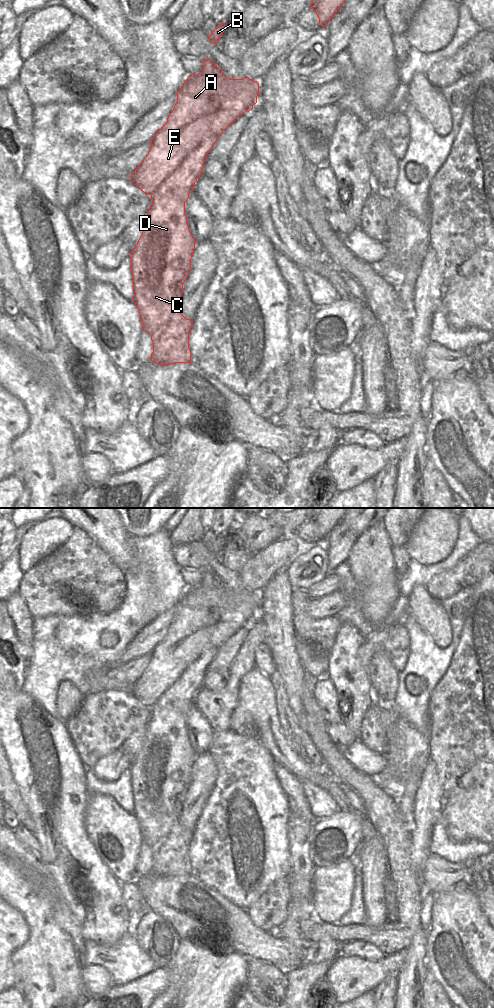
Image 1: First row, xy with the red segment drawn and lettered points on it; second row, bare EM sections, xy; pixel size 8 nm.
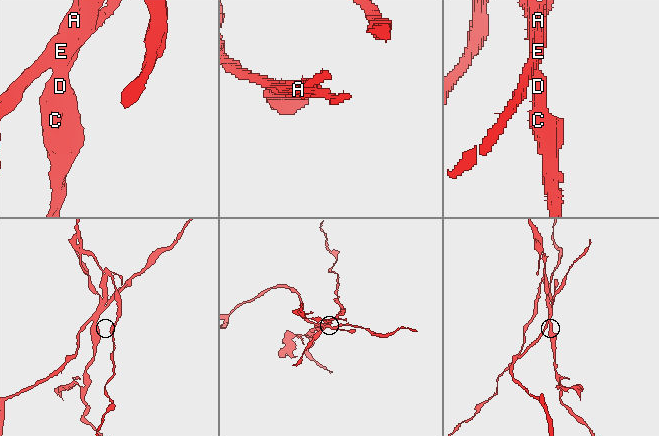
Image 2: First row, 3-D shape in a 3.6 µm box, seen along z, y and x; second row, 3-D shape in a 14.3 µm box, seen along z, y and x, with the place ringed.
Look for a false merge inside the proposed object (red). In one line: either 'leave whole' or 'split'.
split

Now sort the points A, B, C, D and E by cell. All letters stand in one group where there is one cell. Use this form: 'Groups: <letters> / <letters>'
Groups: A E / B C D

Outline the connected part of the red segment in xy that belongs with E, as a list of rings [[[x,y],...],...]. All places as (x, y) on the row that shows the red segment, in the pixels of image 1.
[[[201,71],[189,75],[177,93],[177,102],[167,122],[155,133],[151,148],[131,173],[131,182],[152,195],[206,139],[209,80]]]

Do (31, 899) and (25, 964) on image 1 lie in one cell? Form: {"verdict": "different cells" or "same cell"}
{"verdict": "same cell"}

